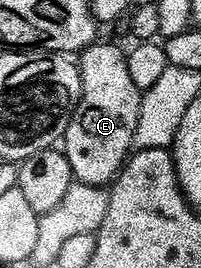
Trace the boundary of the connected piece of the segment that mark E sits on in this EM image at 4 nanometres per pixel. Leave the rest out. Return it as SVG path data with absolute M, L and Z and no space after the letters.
M102 43L88 47L78 60L83 96L65 136L65 154L78 182L106 188L115 182L115 176L123 170L135 147L141 102L138 98L131 99L133 88L125 51Z

